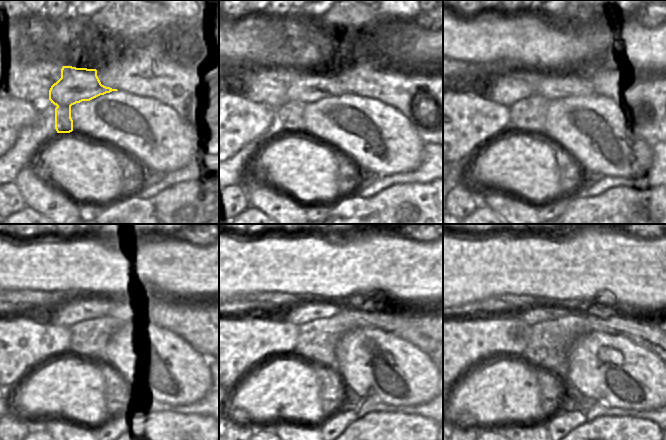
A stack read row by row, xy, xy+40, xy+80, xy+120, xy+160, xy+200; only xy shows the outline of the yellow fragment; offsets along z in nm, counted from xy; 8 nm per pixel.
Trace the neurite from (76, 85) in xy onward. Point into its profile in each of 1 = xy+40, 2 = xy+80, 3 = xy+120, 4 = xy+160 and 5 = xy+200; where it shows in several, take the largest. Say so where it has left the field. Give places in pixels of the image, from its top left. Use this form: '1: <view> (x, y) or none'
1: xy+40 (305, 89)
2: xy+80 (521, 114)
3: xy+120 (122, 313)
4: xy+160 (348, 318)
5: xy+200 (644, 333)

